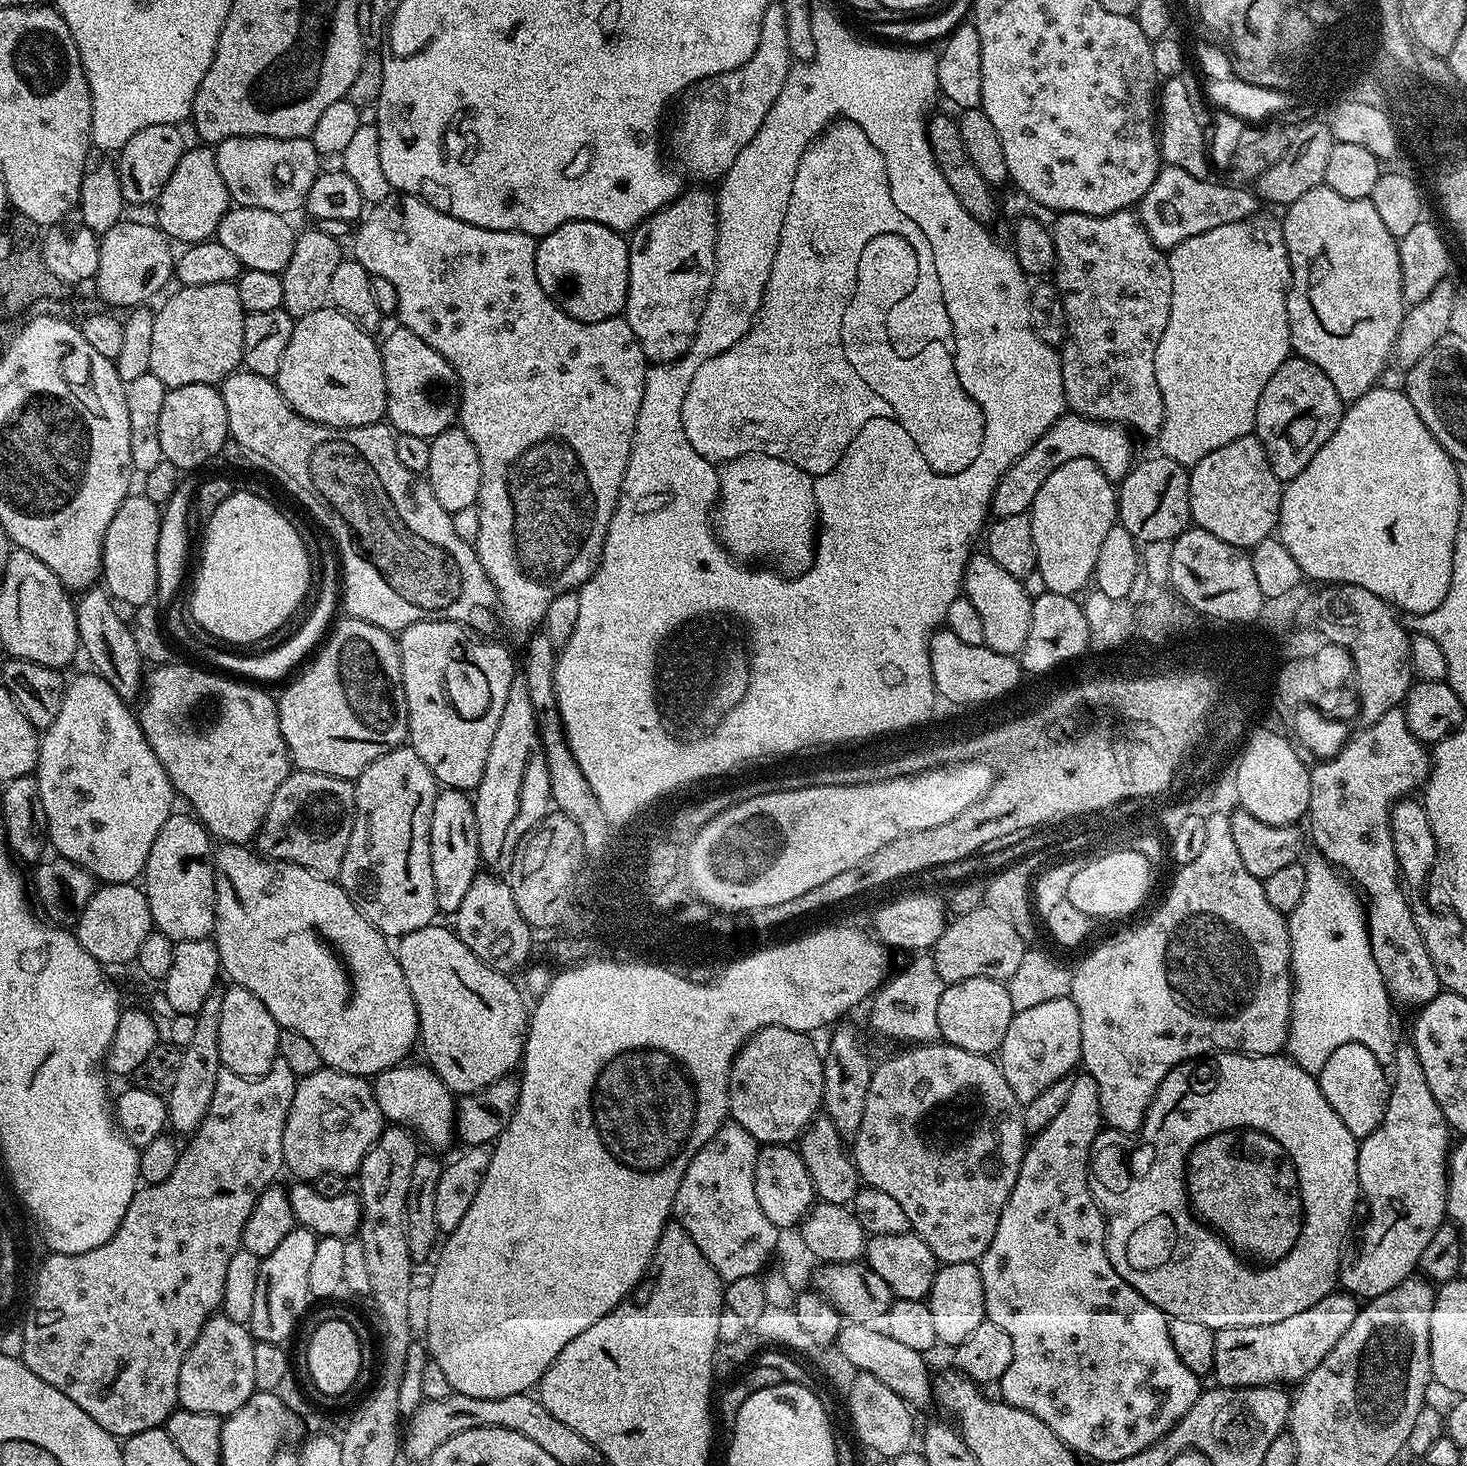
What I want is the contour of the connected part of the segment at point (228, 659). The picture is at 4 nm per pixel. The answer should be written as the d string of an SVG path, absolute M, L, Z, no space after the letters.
M329 580L323 581L322 584L320 584L320 592L314 610L312 610L310 616L306 618L306 622L304 622L302 628L274 650L256 657L246 656L242 652L234 654L218 648L220 646L216 644L213 644L214 646L201 644L198 639L194 638L188 628L189 625L191 626L192 622L188 615L190 600L187 595L177 595L176 598L169 603L167 607L167 610L169 610L165 616L163 613L162 622L165 633L169 636L169 639L173 641L174 644L175 642L180 644L190 655L198 658L199 660L197 661L199 663L218 672L231 674L246 680L264 682L260 680L276 680L284 675L284 677L287 677L290 674L288 672L298 662L301 661L301 663L303 663L315 651L315 648L323 641L327 630L333 623L332 618L336 608L338 610L339 598L337 585L335 588Z

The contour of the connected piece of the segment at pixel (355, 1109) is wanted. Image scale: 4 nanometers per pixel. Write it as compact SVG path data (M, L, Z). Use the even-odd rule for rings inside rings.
M321 1066L314 1074L299 1077L294 1090L294 1102L286 1118L282 1134L282 1154L284 1168L296 1175L300 1182L314 1182L319 1176L343 1176L359 1173L366 1154L384 1131L386 1121L378 1110L378 1102L372 1093L372 1085L365 1077L351 1076L345 1072L335 1072L332 1068Z

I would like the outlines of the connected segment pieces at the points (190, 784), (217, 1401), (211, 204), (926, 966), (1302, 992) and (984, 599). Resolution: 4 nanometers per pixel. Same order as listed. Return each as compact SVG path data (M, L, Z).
M173 662L170 664L161 664L153 667L147 673L146 683L142 688L142 699L139 701L138 721L140 729L144 731L146 742L152 748L154 754L158 758L158 762L162 762L162 766L166 770L166 774L170 778L173 789L177 793L180 792L188 799L191 811L197 820L208 829L209 833L217 841L226 844L242 844L247 845L249 842L255 841L256 831L262 826L262 822L266 818L266 810L270 810L270 802L274 798L274 790L278 790L278 786L290 771L290 761L288 759L288 747L282 738L282 730L278 726L278 710L276 709L276 700L268 692L263 692L263 687L257 686L252 682L241 682L236 678L229 678L224 674L217 674L212 670L205 670L203 667L195 666L191 668L188 664L179 664Z
M213 1314L204 1323L194 1346L186 1354L182 1362L182 1370L178 1374L178 1404L186 1410L194 1410L202 1414L214 1414L218 1417L229 1416L238 1410L257 1391L254 1384L254 1348L256 1341L247 1327L238 1322L230 1322L223 1314Z
M189 147L174 166L174 174L170 174L170 182L160 192L160 199L155 201L155 223L169 241L180 246L202 243L215 237L218 222L229 210L230 197L226 190L226 182L222 182L222 174L218 174L216 153L211 147Z
M931 955L916 956L900 974L896 977L891 977L893 984L894 999L891 1000L892 1011L886 1016L886 988L879 987L871 997L870 1005L872 1004L872 1028L876 1032L881 1032L884 1036L889 1036L892 1040L908 1040L904 1042L915 1042L916 1044L927 1044L936 1042L941 1039L940 1027L938 1026L938 998L942 998L946 987L944 980L938 974L938 970L934 966Z
M1323 858L1315 859L1306 864L1306 894L1287 917L1292 943L1292 1021L1286 1052L1302 1070L1319 1074L1328 1055L1343 1044L1359 1042L1381 1053L1388 1040L1388 1024L1384 1021L1386 989L1374 962L1365 905L1337 869Z
M973 554L968 558L964 570L963 595L978 609L982 618L982 634L984 644L993 648L998 654L1016 656L1020 647L1026 642L1026 634L1030 630L1030 614L1033 597L1024 589L1024 580L1014 578L1014 574L1006 574L994 558L987 554Z

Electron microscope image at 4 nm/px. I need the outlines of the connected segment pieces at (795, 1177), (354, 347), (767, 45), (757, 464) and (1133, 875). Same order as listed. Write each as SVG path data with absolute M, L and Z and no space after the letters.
M765 1144L759 1149L754 1168L754 1189L763 1214L779 1230L795 1229L812 1211L817 1199L812 1179L806 1170L806 1162L802 1162L795 1147L786 1144Z
M325 306L314 310L314 314L306 314L296 320L294 334L290 334L290 346L286 346L286 354L282 354L282 366L278 366L278 374L274 377L278 390L282 398L294 409L302 418L313 420L319 424L325 424L331 428L357 428L367 424L379 424L385 419L388 411L388 395L386 394L386 378L384 377L384 367L380 357L381 345L371 340L369 333L360 325L355 324L344 312L337 312L331 306Z
M780 2L769 3L768 9L762 14L760 33L758 34L758 46L748 62L738 66L729 72L723 72L720 76L710 76L706 80L699 80L687 89L683 97L684 105L680 108L680 121L672 132L672 148L676 151L678 159L684 163L684 168L692 176L697 176L697 181L719 181L734 166L734 158L742 154L742 150L758 134L758 126L766 122L766 114L770 114L770 106L782 94L782 86L788 77L788 71L794 66L790 46L786 42L786 14L784 5Z
M761 452L735 456L719 469L719 473L720 499L714 516L714 532L728 555L740 562L767 562L784 574L799 574L812 567L818 543L814 477L782 458L774 458Z
M1119 850L1116 853L1105 851L1104 856L1092 861L1084 870L1070 880L1067 898L1083 913L1101 916L1128 916L1140 908L1140 903L1148 896L1152 884L1152 868L1148 865L1145 853Z

